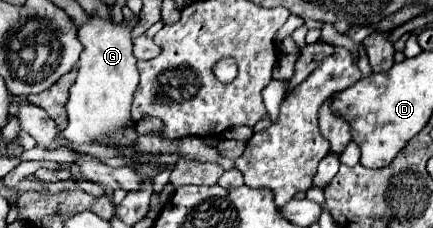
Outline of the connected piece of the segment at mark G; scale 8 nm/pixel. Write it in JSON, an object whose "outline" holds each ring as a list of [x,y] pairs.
{"outline":[[[91,16],[91,20],[77,32],[85,50],[81,52],[79,74],[65,104],[69,126],[63,130],[63,136],[75,146],[97,142],[103,146],[119,144],[127,130],[135,126],[131,104],[139,86],[139,72],[129,32],[127,26],[115,26],[109,18],[99,16]]]}

